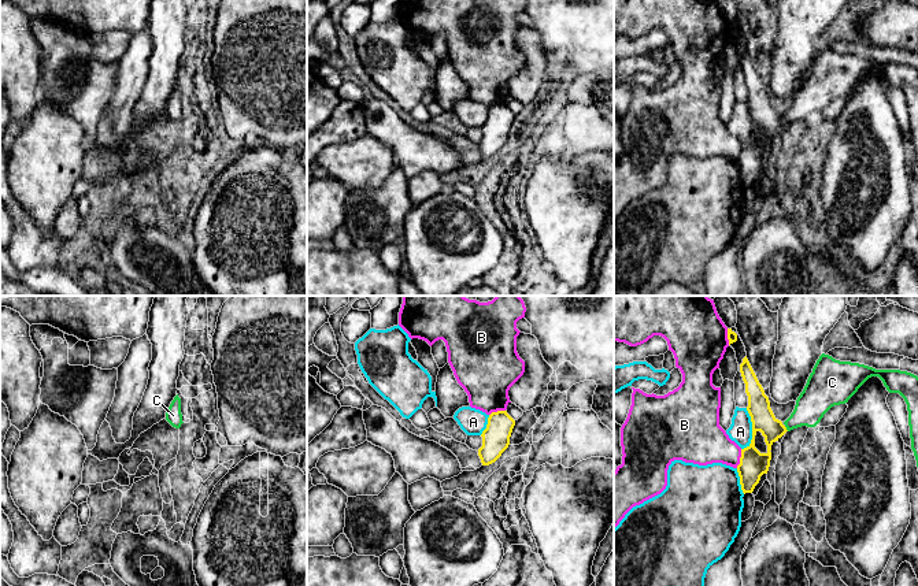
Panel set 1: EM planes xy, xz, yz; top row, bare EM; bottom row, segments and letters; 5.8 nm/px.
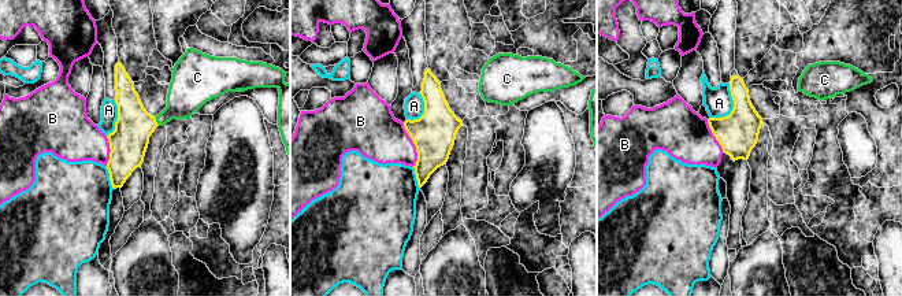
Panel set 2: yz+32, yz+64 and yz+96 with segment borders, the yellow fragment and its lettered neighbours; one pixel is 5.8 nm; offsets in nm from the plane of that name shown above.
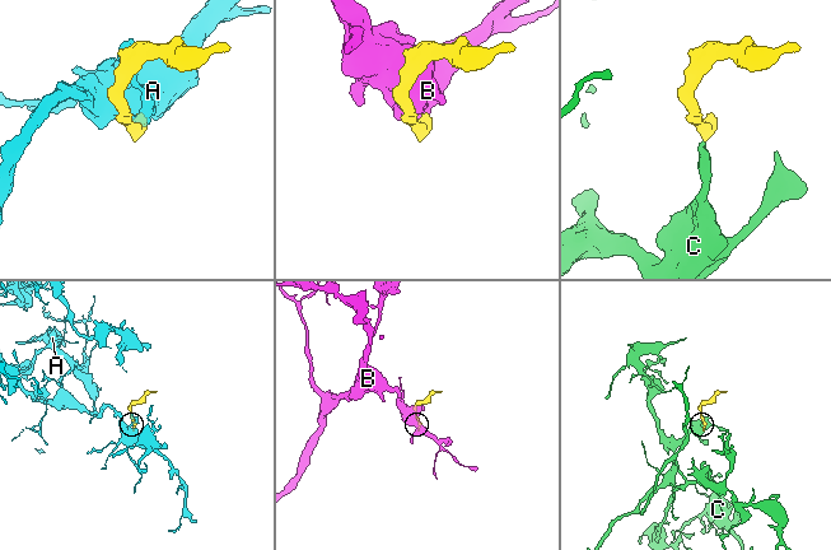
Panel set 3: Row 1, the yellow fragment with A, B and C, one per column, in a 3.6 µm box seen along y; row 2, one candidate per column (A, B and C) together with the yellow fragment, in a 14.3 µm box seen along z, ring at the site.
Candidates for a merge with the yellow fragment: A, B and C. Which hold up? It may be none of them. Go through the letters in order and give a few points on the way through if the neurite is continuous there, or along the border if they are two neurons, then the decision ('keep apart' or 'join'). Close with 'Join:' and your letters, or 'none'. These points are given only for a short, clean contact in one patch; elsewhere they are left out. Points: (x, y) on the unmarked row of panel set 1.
A: keep apart
B: keep apart
C: runs through yz (762, 110), (774, 122), (785, 122), (815, 93); join
Join: C

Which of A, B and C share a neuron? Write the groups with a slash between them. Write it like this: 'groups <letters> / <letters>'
groups A / B / C

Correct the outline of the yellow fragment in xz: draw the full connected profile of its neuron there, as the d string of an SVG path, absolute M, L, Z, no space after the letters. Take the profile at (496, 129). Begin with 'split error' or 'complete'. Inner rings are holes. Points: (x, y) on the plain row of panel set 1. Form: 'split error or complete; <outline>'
complete; M507 104L492 105L488 111L486 122L482 125L482 140L478 149L482 159L495 156L510 138L510 130L515 114Z

